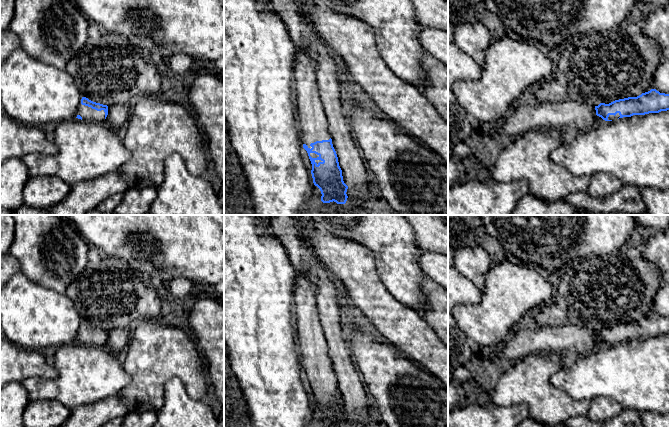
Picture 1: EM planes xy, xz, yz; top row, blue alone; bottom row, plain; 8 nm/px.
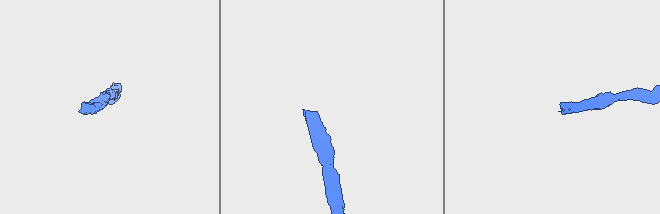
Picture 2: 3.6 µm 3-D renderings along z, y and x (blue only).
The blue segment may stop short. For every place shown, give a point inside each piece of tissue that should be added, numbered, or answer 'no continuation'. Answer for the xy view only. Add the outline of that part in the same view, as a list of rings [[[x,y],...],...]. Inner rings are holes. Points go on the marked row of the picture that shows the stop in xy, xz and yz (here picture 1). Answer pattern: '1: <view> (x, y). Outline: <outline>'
1: xy (88, 114). Outline: [[[80,105],[77,115],[82,117],[82,120],[87,122],[105,122],[104,110],[97,111],[91,107]]]

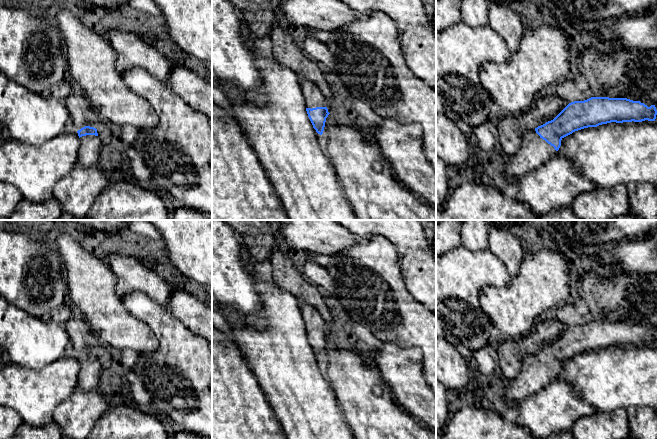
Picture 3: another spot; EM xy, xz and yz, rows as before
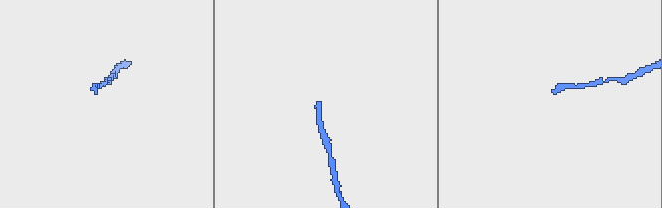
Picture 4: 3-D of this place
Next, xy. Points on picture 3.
1: xy (90, 145). Outline: [[[86,135],[80,137],[80,147],[78,150],[76,164],[89,167],[98,163],[102,143],[98,136]]]

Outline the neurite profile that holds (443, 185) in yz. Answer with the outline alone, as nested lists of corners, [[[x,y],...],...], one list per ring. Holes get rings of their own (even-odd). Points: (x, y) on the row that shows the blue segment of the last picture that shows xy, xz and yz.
[[[436,154],[436,209],[443,206],[453,187],[447,168],[448,165]]]

